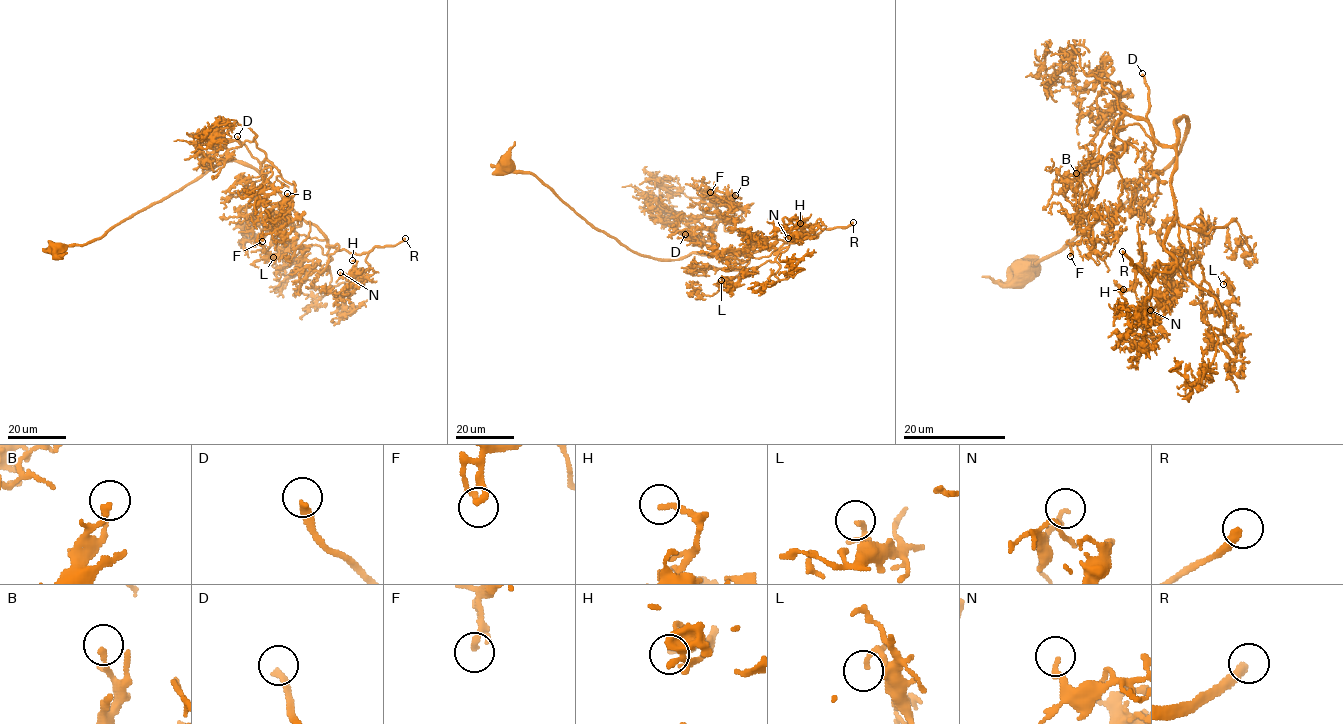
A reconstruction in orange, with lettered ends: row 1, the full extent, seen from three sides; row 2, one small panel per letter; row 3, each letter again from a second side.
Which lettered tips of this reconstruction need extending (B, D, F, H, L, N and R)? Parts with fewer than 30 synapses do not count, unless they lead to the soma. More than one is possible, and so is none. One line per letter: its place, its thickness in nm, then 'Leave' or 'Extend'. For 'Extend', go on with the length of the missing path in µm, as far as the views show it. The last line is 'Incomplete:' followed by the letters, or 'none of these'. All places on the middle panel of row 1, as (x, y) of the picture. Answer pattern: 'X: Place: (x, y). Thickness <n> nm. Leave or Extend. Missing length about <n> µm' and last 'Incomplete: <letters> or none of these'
B: Place: (735, 195). Thickness 200 nm. Leave
D: Place: (685, 234). Thickness 240 nm. Extend. Missing length about 70 µm
F: Place: (710, 192). Thickness 240 nm. Leave
H: Place: (800, 223). Thickness 180 nm. Leave
L: Place: (721, 280). Thickness 110 nm. Leave
N: Place: (788, 238). Thickness 190 nm. Leave
R: Place: (853, 222). Thickness 320 nm. Leave
Incomplete: D

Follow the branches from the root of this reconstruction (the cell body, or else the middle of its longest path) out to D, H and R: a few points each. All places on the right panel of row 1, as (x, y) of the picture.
D: (1028, 270), (1127, 201), (1178, 154), (1186, 118), (1176, 123), (1177, 142), (1163, 146), (1146, 117), (1142, 73)
H: (1028, 270), (1155, 177), (1185, 117), (1164, 243), (1176, 264), (1144, 276), (1141, 308), (1122, 312), (1123, 289)
R: (1028, 270), (1155, 177), (1178, 154), (1185, 117), (1164, 243), (1176, 264), (1149, 279), (1122, 251)

